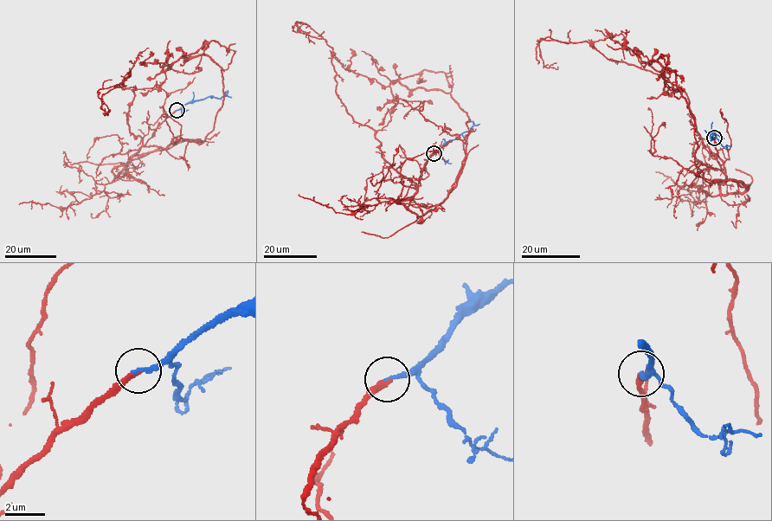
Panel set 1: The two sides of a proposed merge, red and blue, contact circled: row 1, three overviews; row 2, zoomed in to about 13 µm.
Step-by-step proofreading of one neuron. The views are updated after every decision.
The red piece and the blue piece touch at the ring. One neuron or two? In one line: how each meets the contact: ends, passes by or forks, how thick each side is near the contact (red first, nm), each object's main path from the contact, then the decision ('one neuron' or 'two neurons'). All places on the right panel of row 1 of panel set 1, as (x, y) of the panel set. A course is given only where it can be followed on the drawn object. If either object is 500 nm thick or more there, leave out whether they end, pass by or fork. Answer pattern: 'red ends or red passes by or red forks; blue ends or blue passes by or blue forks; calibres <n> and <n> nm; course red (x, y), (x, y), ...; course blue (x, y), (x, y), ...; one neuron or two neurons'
red ends; blue ends; calibres 240 and 240 nm; course red (714, 138), (723, 169), (688, 96), (648, 69), (585, 41), (537, 40), (543, 65), (557, 67); course blue (714, 137), (716, 136), (713, 132), (715, 135), (713, 133), (712, 138), (704, 130); one neuron

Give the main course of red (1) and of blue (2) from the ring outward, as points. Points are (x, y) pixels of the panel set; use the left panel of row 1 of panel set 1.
1: (176, 110), (142, 146), (127, 123), (135, 87), (114, 86), (130, 73), (103, 93), (104, 115), (108, 110)
2: (176, 110), (209, 96), (221, 97), (226, 94), (225, 91)

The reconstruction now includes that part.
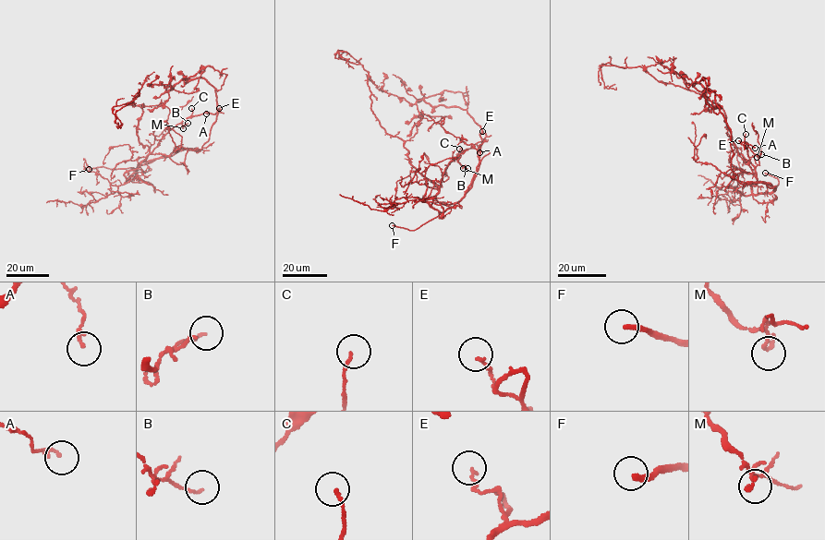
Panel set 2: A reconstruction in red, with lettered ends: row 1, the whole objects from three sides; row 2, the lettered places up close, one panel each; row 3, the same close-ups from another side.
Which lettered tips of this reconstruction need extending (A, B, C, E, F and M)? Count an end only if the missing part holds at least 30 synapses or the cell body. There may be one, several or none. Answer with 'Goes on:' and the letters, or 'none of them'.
Goes on: F

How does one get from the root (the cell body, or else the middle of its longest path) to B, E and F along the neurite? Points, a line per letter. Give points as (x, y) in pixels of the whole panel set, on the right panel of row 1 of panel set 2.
B: (730, 130), (736, 150), (753, 166), (754, 173), (749, 164), (747, 147), (755, 154), (761, 154)
E: (730, 130), (736, 150), (753, 166), (754, 173), (749, 164), (748, 145), (746, 142), (746, 148), (738, 140)
F: (730, 130), (737, 151), (754, 167), (757, 180), (772, 186), (774, 191), (778, 180), (765, 173)

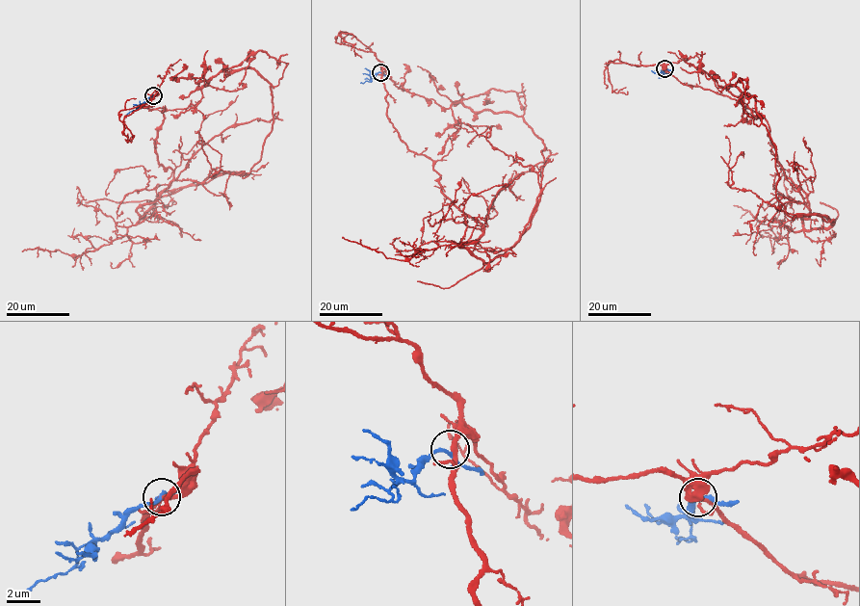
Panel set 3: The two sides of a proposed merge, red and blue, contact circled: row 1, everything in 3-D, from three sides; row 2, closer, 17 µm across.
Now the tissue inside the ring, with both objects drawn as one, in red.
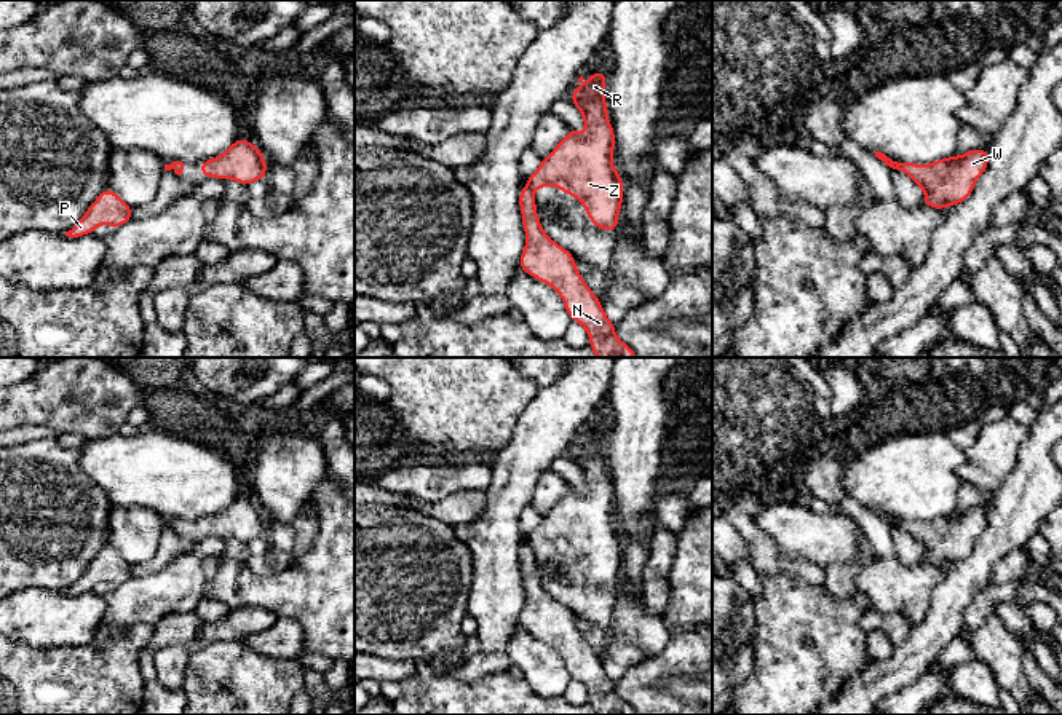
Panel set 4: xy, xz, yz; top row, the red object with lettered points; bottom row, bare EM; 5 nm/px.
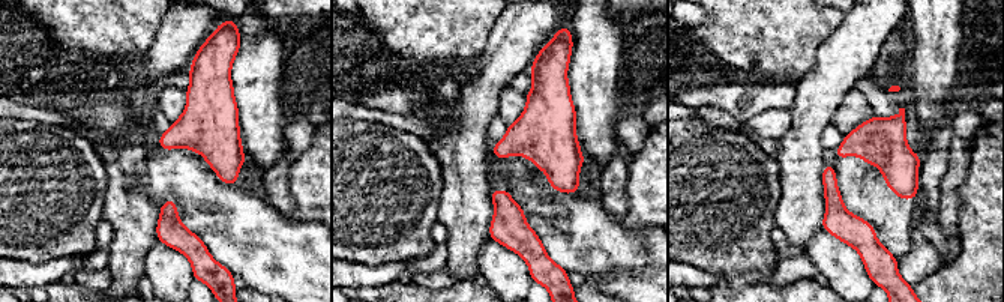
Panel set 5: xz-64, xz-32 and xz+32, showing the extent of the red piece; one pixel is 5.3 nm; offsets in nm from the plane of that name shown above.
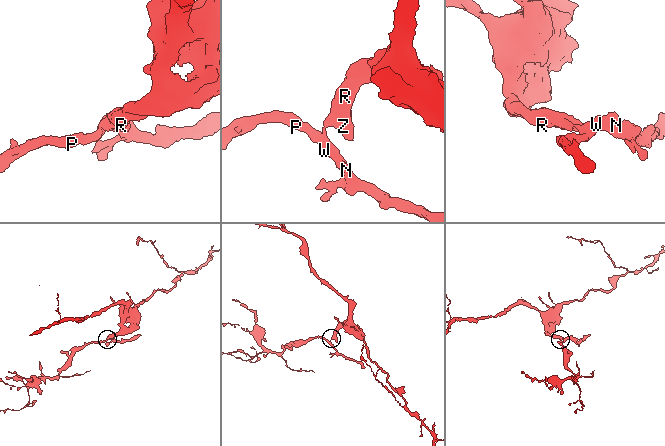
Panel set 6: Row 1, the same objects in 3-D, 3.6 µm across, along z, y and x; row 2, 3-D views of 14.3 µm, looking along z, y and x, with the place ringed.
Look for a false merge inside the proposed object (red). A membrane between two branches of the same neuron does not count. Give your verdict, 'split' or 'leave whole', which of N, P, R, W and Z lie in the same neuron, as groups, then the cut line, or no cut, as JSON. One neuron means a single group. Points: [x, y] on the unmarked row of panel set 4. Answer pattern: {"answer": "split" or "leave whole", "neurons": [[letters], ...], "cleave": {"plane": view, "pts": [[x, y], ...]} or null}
{"answer": "split", "neurons": [["N", "P", "W"], ["R", "Z"]], "cleave": {"plane": "xz", "pts": [[527, 543], [532, 548]]}}

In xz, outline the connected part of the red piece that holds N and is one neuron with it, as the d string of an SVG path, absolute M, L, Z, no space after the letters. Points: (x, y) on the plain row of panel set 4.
M521 546L519 565L527 594L519 626L561 653L572 678L586 686L596 715L637 715L632 705L616 694L615 681L581 635L575 614L545 591L532 546Z

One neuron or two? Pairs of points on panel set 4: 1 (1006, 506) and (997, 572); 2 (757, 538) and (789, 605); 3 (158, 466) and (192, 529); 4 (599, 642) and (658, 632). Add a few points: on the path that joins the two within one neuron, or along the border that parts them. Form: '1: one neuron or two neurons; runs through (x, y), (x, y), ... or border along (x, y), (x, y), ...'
1: two neurons; border along (1024, 546), (1000, 557), (989, 581)
2: two neurons; border along (762, 573), (789, 572), (812, 583)
3: two neurons; border along (184, 519), (198, 522)
4: one neuron; runs through (614, 637), (620, 631), (644, 631)

